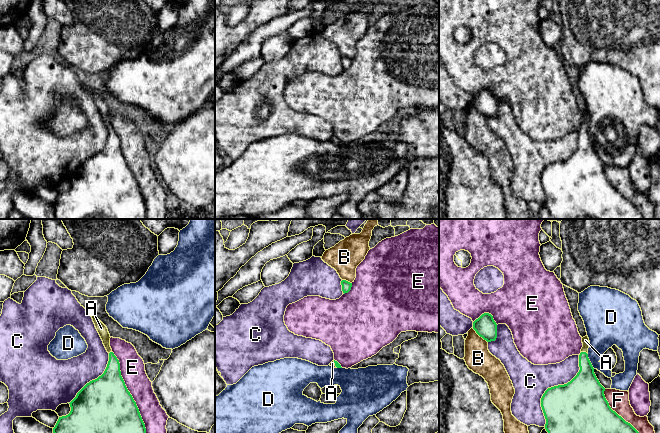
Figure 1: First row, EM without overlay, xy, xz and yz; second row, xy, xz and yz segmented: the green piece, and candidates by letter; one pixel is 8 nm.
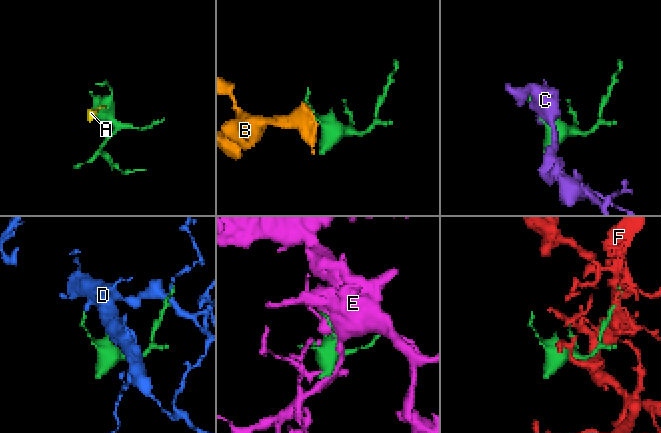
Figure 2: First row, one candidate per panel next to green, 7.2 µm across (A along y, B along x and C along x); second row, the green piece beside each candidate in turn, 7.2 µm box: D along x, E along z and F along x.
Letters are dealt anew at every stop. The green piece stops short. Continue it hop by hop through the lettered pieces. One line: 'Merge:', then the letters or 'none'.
Merge: A

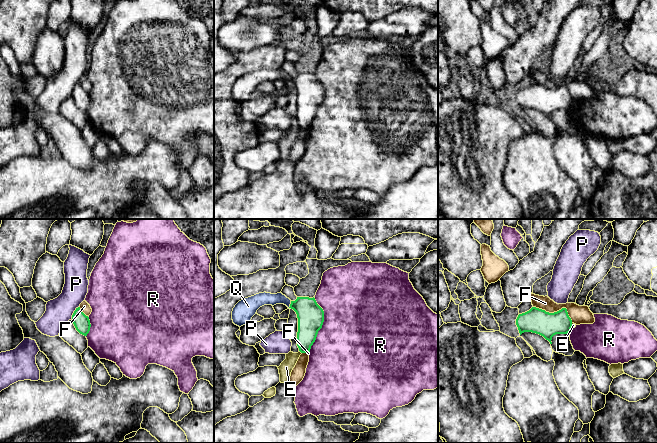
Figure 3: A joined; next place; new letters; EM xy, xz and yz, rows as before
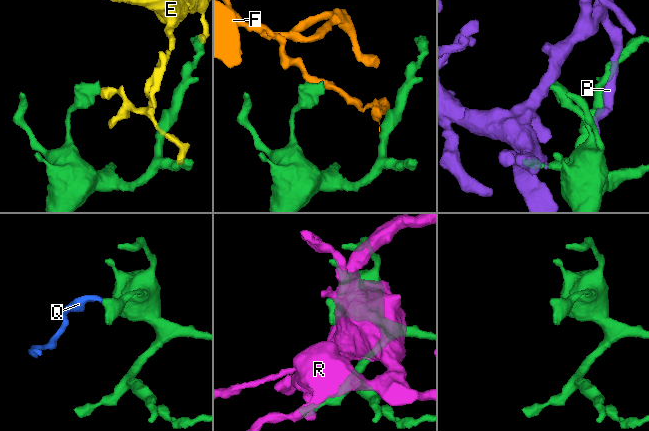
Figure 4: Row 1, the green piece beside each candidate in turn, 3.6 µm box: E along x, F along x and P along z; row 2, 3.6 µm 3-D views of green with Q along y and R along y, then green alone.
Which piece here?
Merge: Q

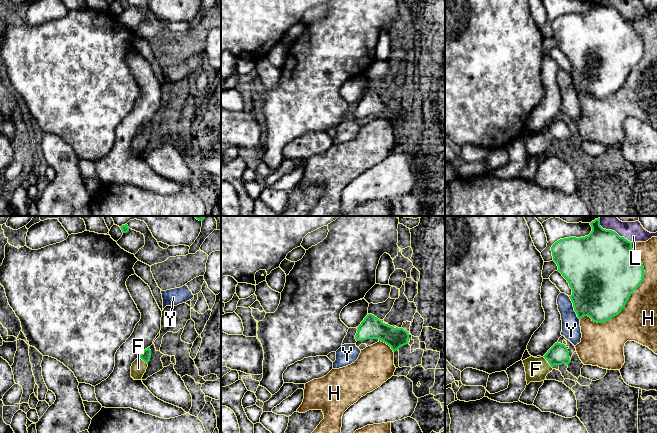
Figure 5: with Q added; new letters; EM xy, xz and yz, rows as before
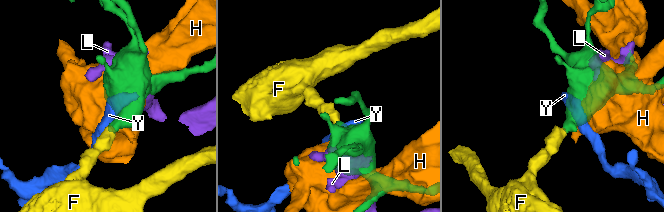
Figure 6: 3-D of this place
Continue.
Merge: F

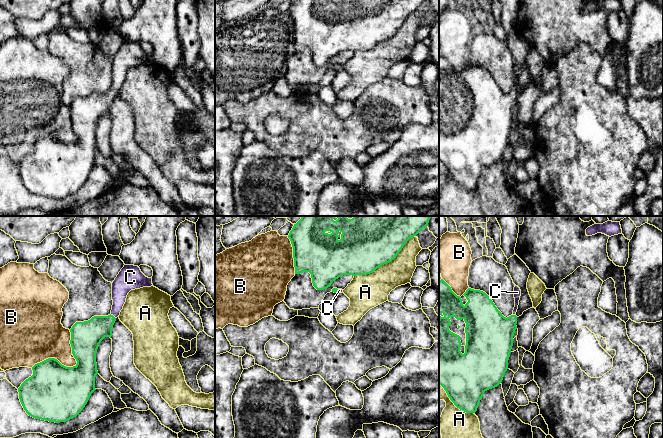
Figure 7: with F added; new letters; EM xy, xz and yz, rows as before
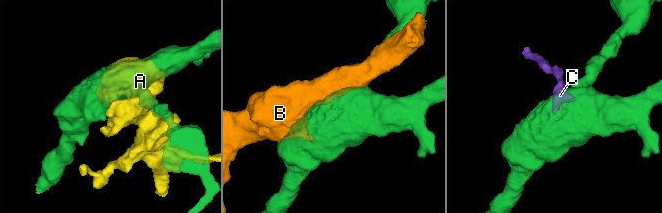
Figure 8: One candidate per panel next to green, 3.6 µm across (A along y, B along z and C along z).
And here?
Merge: C

